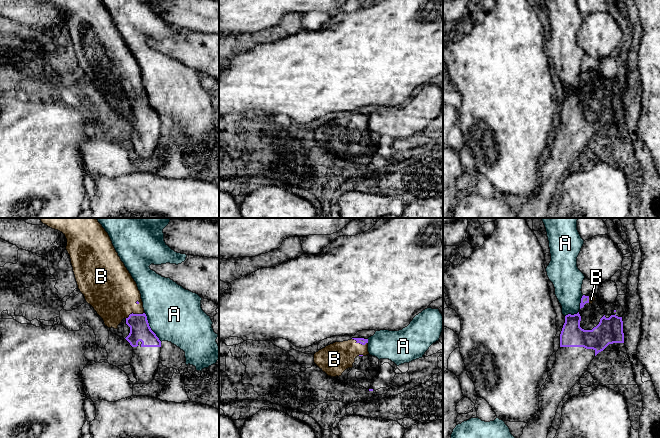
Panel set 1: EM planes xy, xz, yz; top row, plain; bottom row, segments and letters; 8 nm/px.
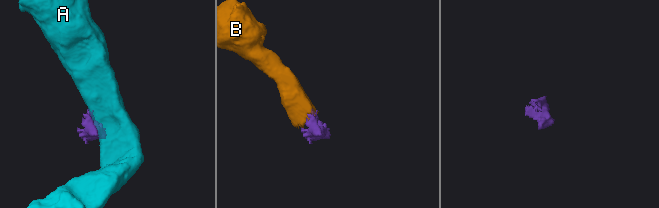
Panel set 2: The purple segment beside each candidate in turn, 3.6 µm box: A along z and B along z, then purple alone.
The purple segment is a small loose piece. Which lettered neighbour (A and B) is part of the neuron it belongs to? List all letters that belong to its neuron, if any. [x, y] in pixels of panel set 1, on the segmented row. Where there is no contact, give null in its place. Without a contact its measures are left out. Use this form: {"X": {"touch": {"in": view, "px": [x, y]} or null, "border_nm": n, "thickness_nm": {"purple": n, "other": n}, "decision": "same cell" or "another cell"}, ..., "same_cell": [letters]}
{"A": {"touch": {"in": "xy", "px": [149, 327]}, "border_nm": 280, "thickness_nm": {"purple": 160, "other": 440}, "decision": "another cell"}, "B": {"touch": {"in": "xy", "px": [134, 314]}, "border_nm": 170, "thickness_nm": {"purple": 160, "other": 400}, "decision": "same cell"}, "same_cell": ["B"]}

